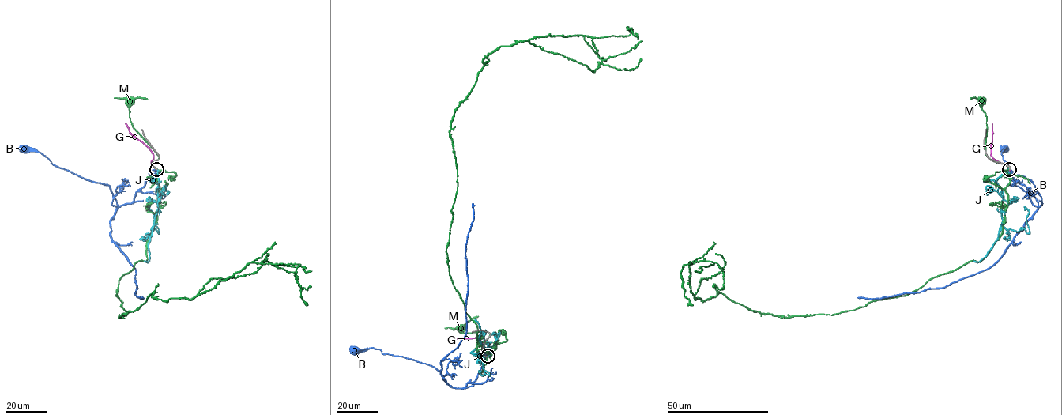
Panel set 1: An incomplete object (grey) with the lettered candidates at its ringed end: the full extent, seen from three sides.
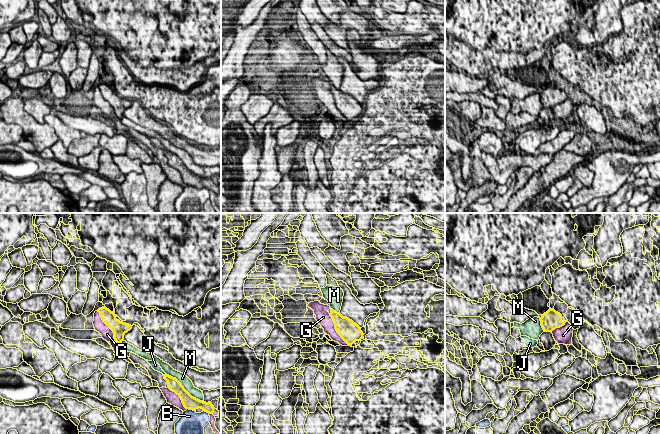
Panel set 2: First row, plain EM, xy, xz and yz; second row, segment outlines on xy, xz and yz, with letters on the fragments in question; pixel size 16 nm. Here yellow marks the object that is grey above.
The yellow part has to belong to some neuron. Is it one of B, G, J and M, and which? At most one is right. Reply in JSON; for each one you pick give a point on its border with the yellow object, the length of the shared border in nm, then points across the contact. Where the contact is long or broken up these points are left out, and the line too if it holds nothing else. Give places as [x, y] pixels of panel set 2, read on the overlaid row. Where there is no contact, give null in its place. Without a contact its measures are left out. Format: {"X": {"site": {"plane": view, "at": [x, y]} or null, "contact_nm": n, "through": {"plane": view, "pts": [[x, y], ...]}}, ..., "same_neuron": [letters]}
{"same_neuron": []}

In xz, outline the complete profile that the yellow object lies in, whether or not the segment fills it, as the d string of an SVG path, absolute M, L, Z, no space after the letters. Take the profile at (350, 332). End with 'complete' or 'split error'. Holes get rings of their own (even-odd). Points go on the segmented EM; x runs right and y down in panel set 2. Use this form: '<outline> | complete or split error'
M331 309L330 316L333 319L337 333L349 346L363 338L364 334L361 331L361 328L352 320L343 317L333 309Z | complete

